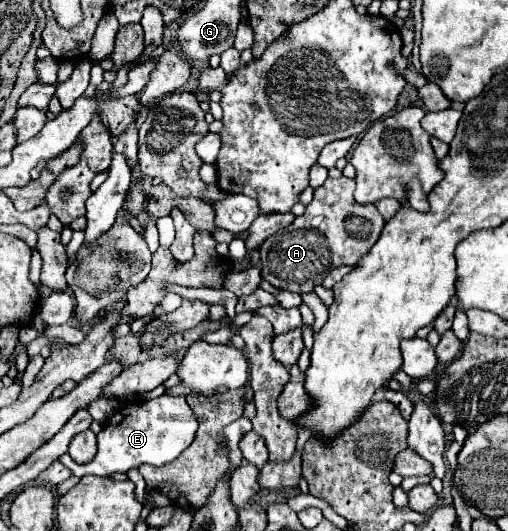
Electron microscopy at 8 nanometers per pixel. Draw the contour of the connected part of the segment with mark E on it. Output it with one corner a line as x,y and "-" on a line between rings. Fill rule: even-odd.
162,395
158,399
132,403
122,413
114,415
110,423
106,423
98,433
98,453
90,463
78,465
68,454
62,455
60,461
78,477
126,473
128,469
134,469
142,463
162,467
172,463
192,443
196,429
198,421
192,409
186,405
186,397

